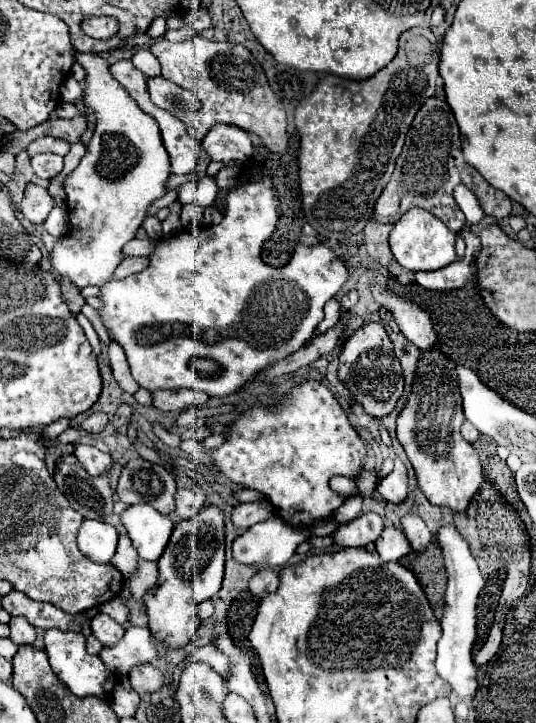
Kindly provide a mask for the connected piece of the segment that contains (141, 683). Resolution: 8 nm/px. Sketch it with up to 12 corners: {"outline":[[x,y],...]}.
{"outline":[[151,664],[129,672],[133,690],[153,694],[165,686],[163,672]]}

